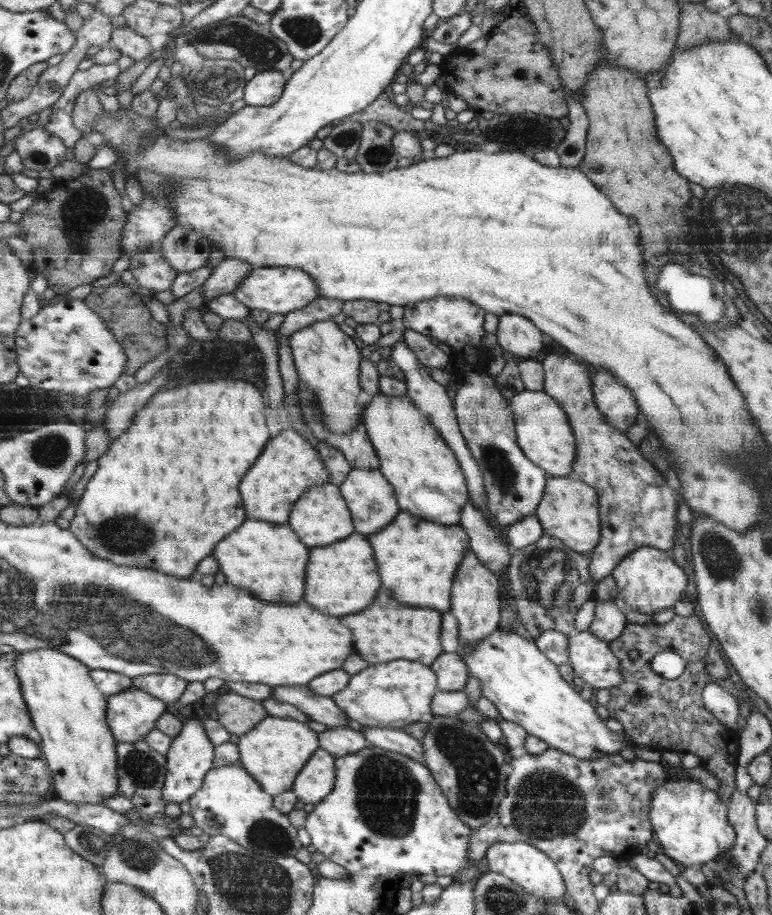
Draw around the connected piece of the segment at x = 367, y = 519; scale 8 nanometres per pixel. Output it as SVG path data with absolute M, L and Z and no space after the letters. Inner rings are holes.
M352 469L339 486L341 494L348 503L356 532L362 535L368 536L380 530L380 528L384 528L402 511L400 504L397 502L396 491L393 489L393 485L379 469Z

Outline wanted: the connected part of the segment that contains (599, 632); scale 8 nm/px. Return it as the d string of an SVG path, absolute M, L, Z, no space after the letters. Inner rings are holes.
M614 600L596 601L594 620L588 627L590 633L594 633L598 638L610 642L610 640L615 640L625 632L624 626L626 626L626 618L614 606Z

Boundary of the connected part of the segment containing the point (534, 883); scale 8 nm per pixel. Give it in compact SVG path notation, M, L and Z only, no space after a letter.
M496 842L486 851L485 857L488 862L488 871L506 875L527 894L543 899L562 899L566 893L565 882L557 863L540 848L530 845L530 843Z

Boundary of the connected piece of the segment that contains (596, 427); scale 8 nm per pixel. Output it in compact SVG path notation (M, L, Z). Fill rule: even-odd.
M550 353L542 364L543 391L565 409L576 436L577 458L573 475L593 486L600 496L601 543L590 552L592 577L596 581L605 579L626 556L642 546L673 550L673 538L678 534L678 518L674 520L674 492L662 480L664 476L660 476L658 470L640 456L638 448L624 436L624 432L610 426L604 414L596 409L592 380L585 361L577 356Z

